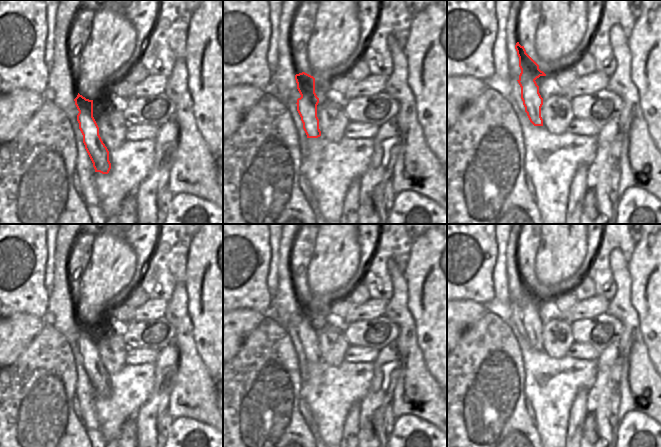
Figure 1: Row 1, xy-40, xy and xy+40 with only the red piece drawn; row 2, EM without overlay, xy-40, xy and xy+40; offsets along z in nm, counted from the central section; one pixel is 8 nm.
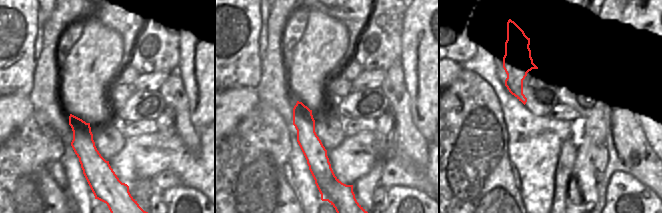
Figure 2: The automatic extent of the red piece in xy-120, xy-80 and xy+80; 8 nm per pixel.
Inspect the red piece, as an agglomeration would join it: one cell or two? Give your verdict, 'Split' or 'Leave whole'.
Leave whole.

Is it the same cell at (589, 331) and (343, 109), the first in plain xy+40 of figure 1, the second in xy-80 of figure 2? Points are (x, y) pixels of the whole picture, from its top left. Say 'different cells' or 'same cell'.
same cell

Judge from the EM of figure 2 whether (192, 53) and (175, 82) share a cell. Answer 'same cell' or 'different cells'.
different cells

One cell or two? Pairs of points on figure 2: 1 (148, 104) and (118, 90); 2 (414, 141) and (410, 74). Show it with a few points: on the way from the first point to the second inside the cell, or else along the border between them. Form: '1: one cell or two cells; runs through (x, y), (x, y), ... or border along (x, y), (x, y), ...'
1: two cells; border along (133, 91), (121, 106), (110, 99), (107, 100)
2: two cells; border along (408, 101), (412, 123), (428, 142)

